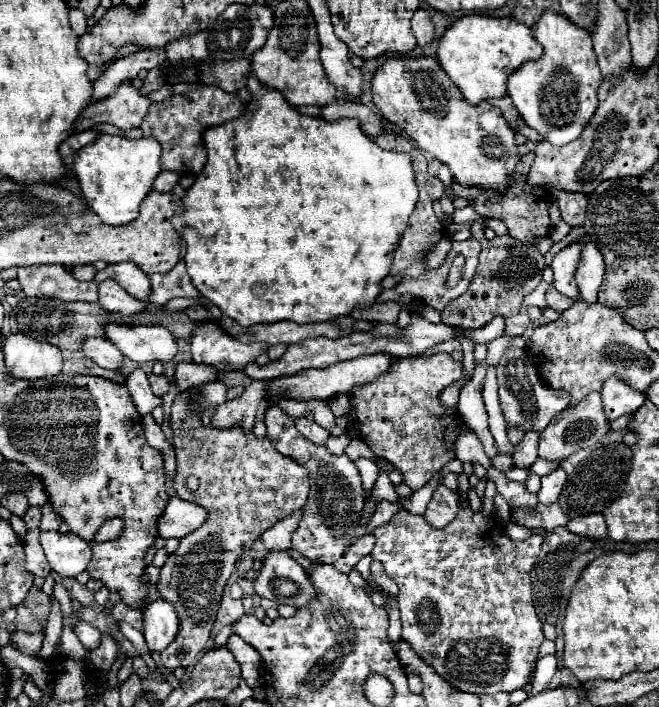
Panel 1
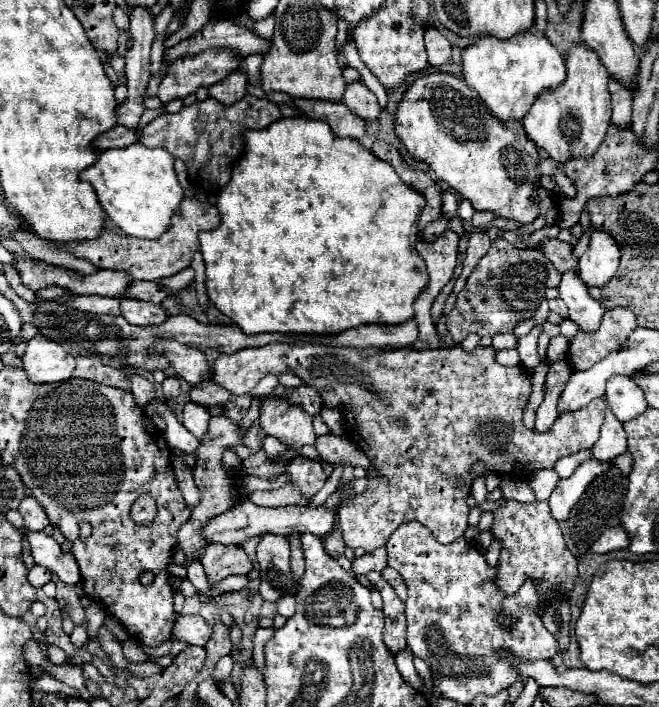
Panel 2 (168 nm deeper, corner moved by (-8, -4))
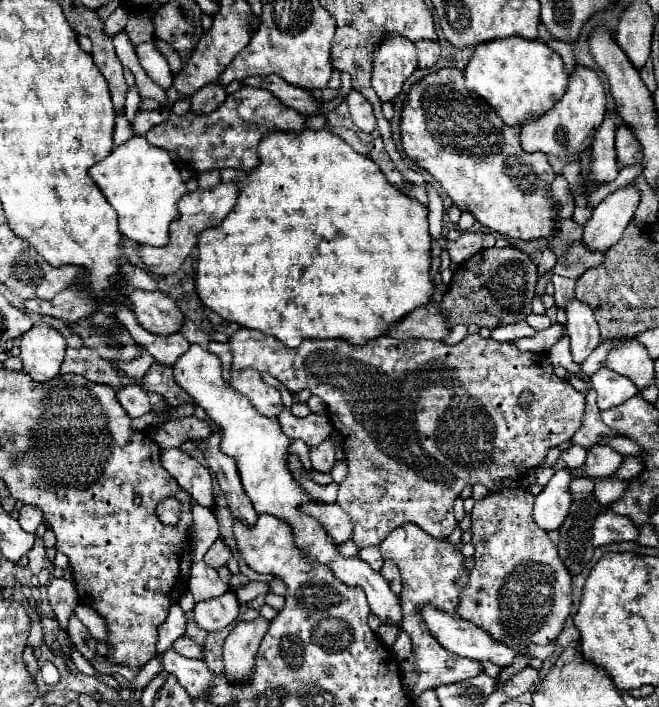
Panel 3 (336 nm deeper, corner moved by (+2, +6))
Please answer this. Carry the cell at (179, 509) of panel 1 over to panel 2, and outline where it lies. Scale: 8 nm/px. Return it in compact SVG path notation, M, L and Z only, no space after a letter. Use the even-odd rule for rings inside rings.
M238 499L238 503L214 517L206 527L204 527L204 537L210 541L210 543L224 543L224 545L240 545L244 543L246 539L250 537L258 537L262 535L264 531L270 531L270 533L276 533L276 535L284 535L288 537L290 533L312 533L320 539L324 539L326 535L330 535L336 527L336 513L328 507L278 507L278 509L266 509L266 507L258 507L254 505L250 499Z

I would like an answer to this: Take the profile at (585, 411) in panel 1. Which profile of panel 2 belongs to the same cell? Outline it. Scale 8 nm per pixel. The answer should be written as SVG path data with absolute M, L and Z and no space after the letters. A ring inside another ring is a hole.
M296 341L296 343L270 343L266 347L246 347L246 349L240 349L232 355L220 355L214 363L214 381L218 385L222 385L226 391L230 391L232 395L246 395L250 393L258 381L264 377L264 375L280 375L280 373L294 373L302 379L304 385L310 385L314 387L320 397L322 397L322 403L332 407L332 409L340 409L342 415L344 415L344 423L346 423L346 437L348 439L354 439L358 443L358 447L366 453L366 457L372 461L372 467L368 469L366 473L366 479L368 479L368 487L364 493L348 499L344 505L342 505L342 521L340 521L340 531L342 531L342 537L344 537L344 543L348 547L362 547L364 551L374 551L378 547L384 547L386 541L390 539L390 535L402 525L402 523L410 523L410 521L418 521L422 523L426 529L430 529L430 533L436 537L436 541L440 543L452 543L456 541L458 537L464 535L464 531L468 529L468 505L466 505L466 499L470 495L470 487L474 483L474 477L472 477L472 465L474 463L482 463L484 465L484 471L486 473L496 473L496 475L512 475L512 477L520 477L520 479L527 479L534 471L539 469L552 469L554 463L560 459L560 457L566 457L566 455L572 455L572 453L578 453L580 449L590 449L596 441L598 441L598 435L600 435L600 425L604 421L604 399L594 399L592 403L588 403L588 407L582 407L580 411L570 411L568 415L558 415L558 419L554 421L552 429L548 429L546 433L538 433L534 429L526 429L524 423L522 423L522 417L520 417L520 407L526 405L526 397L532 393L532 371L530 369L524 369L524 367L504 367L504 365L498 365L496 363L496 349L490 345L490 347L482 347L478 345L474 351L464 351L460 345L452 347L452 349L428 349L428 351L418 351L418 349L412 349L412 347L406 347L406 349L378 349L378 347L372 347L372 349L344 349L344 347L334 347L334 345L324 345L324 343L310 343L310 341Z

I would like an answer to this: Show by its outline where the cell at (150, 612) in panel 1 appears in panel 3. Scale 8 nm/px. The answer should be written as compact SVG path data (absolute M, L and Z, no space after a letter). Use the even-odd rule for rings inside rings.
M228 591L218 599L196 603L192 619L204 631L222 631L230 623L230 619L234 619L234 609L240 609L240 601Z

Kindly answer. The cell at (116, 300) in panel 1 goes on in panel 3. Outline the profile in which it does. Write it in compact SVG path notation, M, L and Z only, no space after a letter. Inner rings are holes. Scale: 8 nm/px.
M134 289L128 293L128 303L130 309L134 309L138 323L146 331L156 335L170 335L180 331L182 313L176 303L162 291Z

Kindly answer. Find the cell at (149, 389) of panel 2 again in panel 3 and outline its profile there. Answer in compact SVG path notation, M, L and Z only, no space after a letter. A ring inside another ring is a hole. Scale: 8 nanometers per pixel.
M142 385L122 387L122 391L118 391L118 401L130 417L140 417L140 415L152 411L152 405L148 401L148 393L144 391Z

